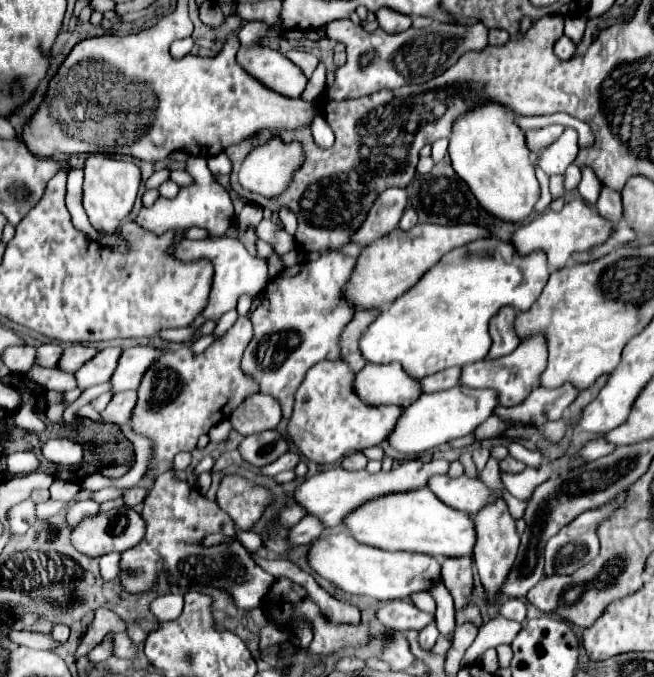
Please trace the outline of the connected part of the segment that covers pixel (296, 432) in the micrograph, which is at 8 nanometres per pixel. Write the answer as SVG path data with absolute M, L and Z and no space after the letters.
M321 360L311 366L295 392L293 416L287 422L287 436L303 458L317 464L339 462L351 452L365 450L385 442L401 408L365 406L351 390L355 374L341 360Z

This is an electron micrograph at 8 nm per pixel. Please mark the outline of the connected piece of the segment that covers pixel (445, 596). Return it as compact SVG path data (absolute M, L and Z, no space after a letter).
M435 580L433 586L429 588L431 596L437 602L437 612L435 612L435 624L439 628L441 634L451 636L453 628L455 628L455 604L453 604L453 596L451 592L445 588L443 582Z

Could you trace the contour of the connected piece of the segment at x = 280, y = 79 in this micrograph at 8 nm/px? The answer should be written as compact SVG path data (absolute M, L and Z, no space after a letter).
M265 46L239 50L241 68L269 90L277 90L285 98L299 98L307 86L307 78L289 58Z

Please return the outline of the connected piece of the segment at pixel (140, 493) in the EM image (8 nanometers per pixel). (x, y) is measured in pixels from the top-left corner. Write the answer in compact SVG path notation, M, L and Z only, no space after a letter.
M133 486L133 488L129 488L129 490L123 494L123 498L125 498L125 504L127 504L127 506L135 506L135 504L141 504L141 502L147 498L147 494L149 494L147 488Z

